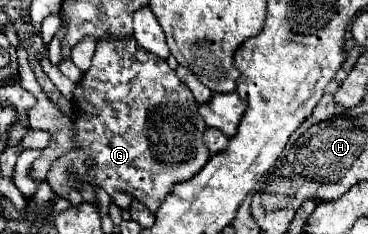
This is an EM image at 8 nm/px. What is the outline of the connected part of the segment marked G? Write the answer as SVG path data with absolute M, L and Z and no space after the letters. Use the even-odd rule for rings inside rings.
M132 38L132 40L100 40L100 42L98 42L98 46L96 46L96 54L94 54L94 58L92 58L92 68L90 68L90 70L82 76L82 80L78 82L78 88L76 88L76 92L74 92L74 100L72 100L72 104L74 104L74 120L76 120L76 142L80 142L82 148L64 154L62 158L55 160L50 167L68 168L68 174L70 174L68 175L68 183L66 182L65 185L63 185L61 173L57 174L48 171L49 184L51 174L59 176L53 179L54 182L52 185L55 187L53 190L65 199L68 198L70 190L78 190L78 182L86 182L86 184L90 184L90 186L104 188L104 190L108 192L112 204L116 204L118 208L130 208L130 202L132 202L132 200L138 200L138 202L146 204L148 210L156 212L156 210L160 208L160 202L172 192L172 186L174 186L174 184L190 180L190 178L196 176L196 174L204 168L204 164L210 160L210 150L208 150L208 146L202 142L202 136L204 136L204 132L206 132L208 126L204 124L204 118L198 114L198 104L196 104L192 92L188 90L186 84L182 84L182 82L178 80L178 76L174 74L174 70L172 70L164 60L152 56L150 52L144 52L144 50L136 44L134 38ZM86 158L94 158L94 160L98 162L94 170L86 170L86 166L84 166L84 160L86 160Z

